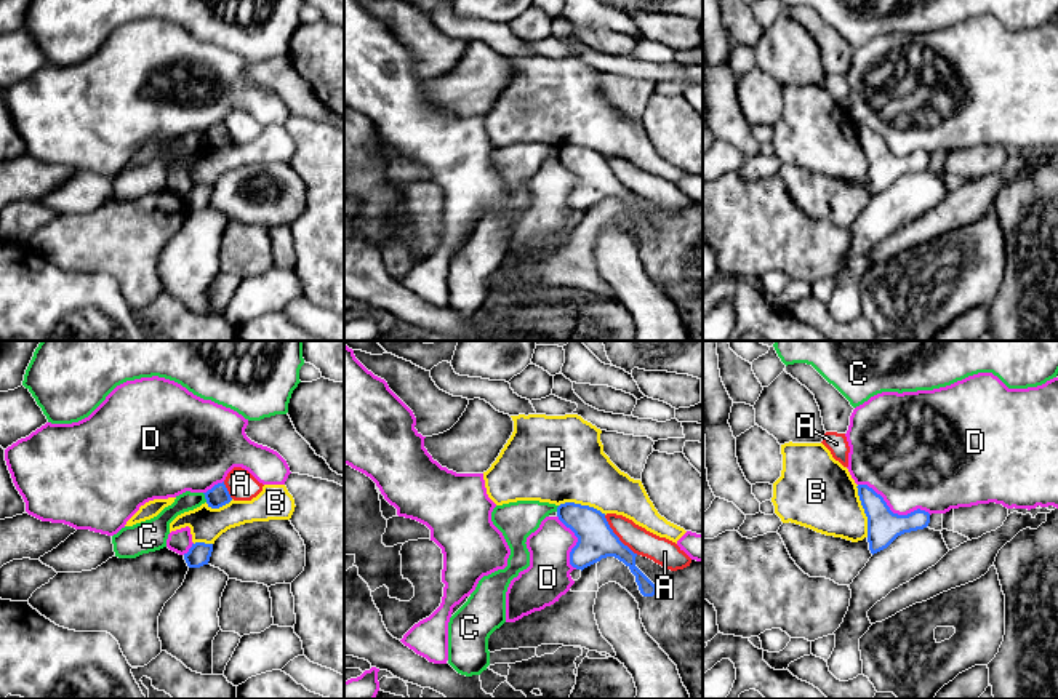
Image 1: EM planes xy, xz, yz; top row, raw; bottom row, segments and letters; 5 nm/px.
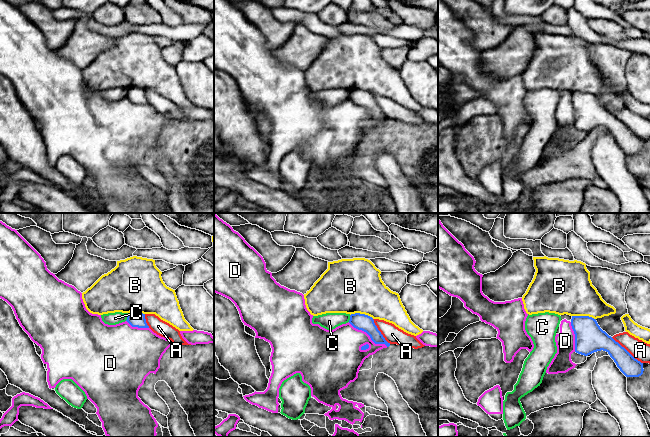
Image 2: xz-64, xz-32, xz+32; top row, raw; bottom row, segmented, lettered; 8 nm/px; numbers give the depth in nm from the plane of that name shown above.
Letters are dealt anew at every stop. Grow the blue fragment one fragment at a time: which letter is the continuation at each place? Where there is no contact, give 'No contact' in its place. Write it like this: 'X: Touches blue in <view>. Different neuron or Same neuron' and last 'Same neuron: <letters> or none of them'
A: Touches blue in xz. Different neuron
B: Touches blue in yz. Different neuron
C: Touches blue in xy. Different neuron
D: Touches blue in yz. Different neuron
Same neuron: none of them

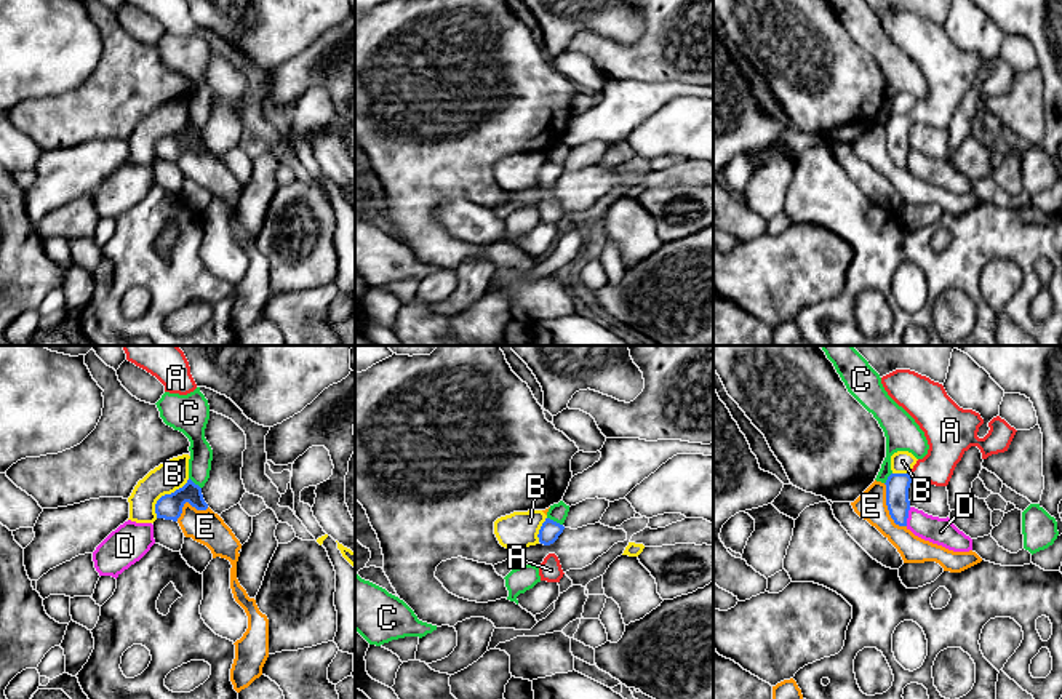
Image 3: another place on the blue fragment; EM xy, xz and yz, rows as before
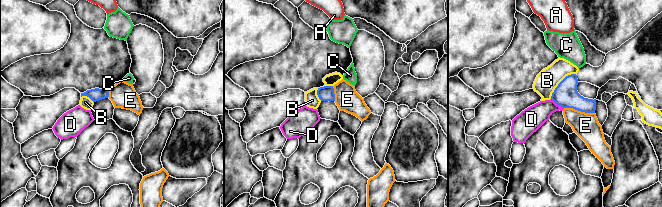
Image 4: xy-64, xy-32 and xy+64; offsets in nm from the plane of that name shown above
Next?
A: Touches blue in yz. Same neuron
B: Touches blue in xy. Different neuron
C: Touches blue in xz. Different neuron
D: Touches blue in yz. Different neuron
E: Touches blue in yz. Different neuron
Same neuron: A

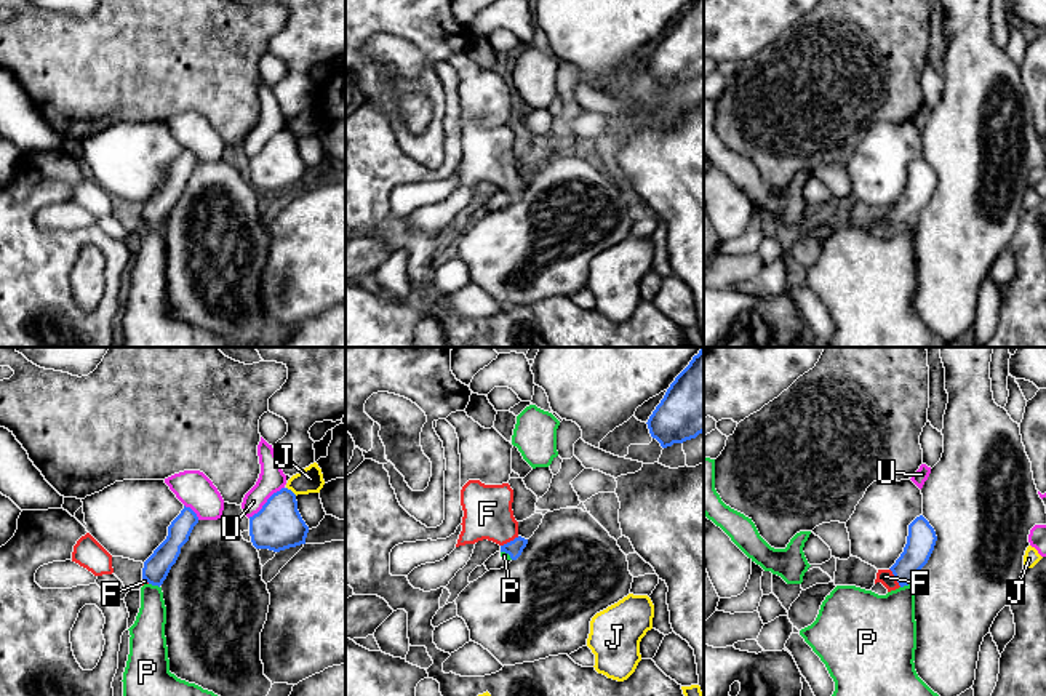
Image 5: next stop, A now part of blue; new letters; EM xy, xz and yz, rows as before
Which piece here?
F: Touches blue in xz. Same neuron
J: Touches blue in xy. Different neuron
P: Touches blue in xy. Different neuron
U: Touches blue in xy. Different neuron
Same neuron: F

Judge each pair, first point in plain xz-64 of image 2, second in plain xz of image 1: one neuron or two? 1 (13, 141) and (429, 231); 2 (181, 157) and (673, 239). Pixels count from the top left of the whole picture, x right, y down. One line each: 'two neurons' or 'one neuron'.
1: two neurons
2: one neuron

